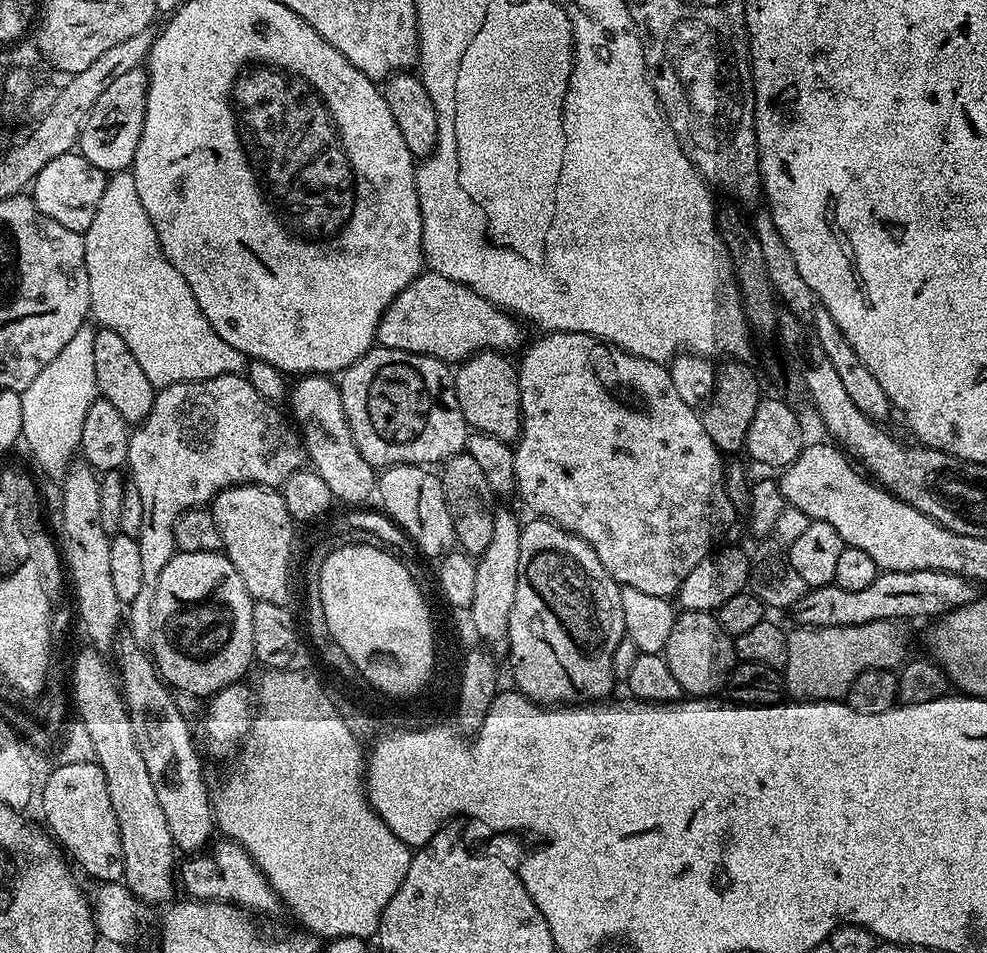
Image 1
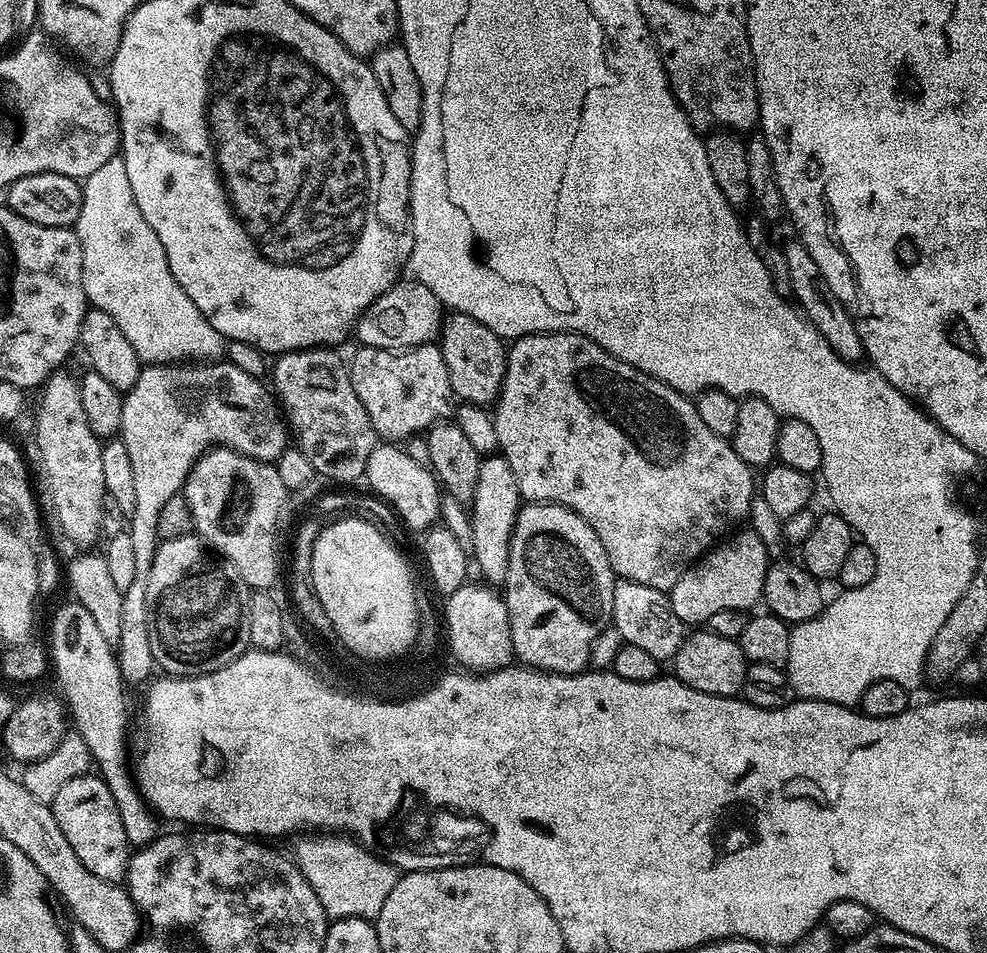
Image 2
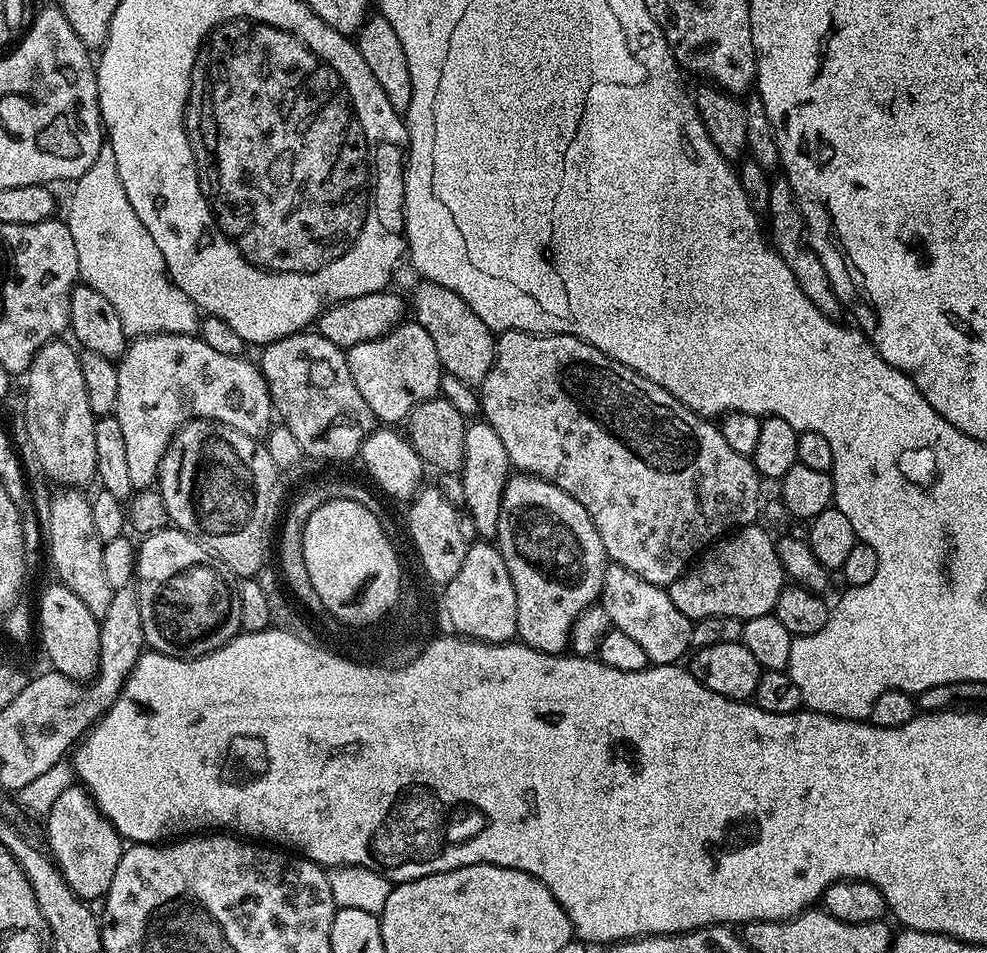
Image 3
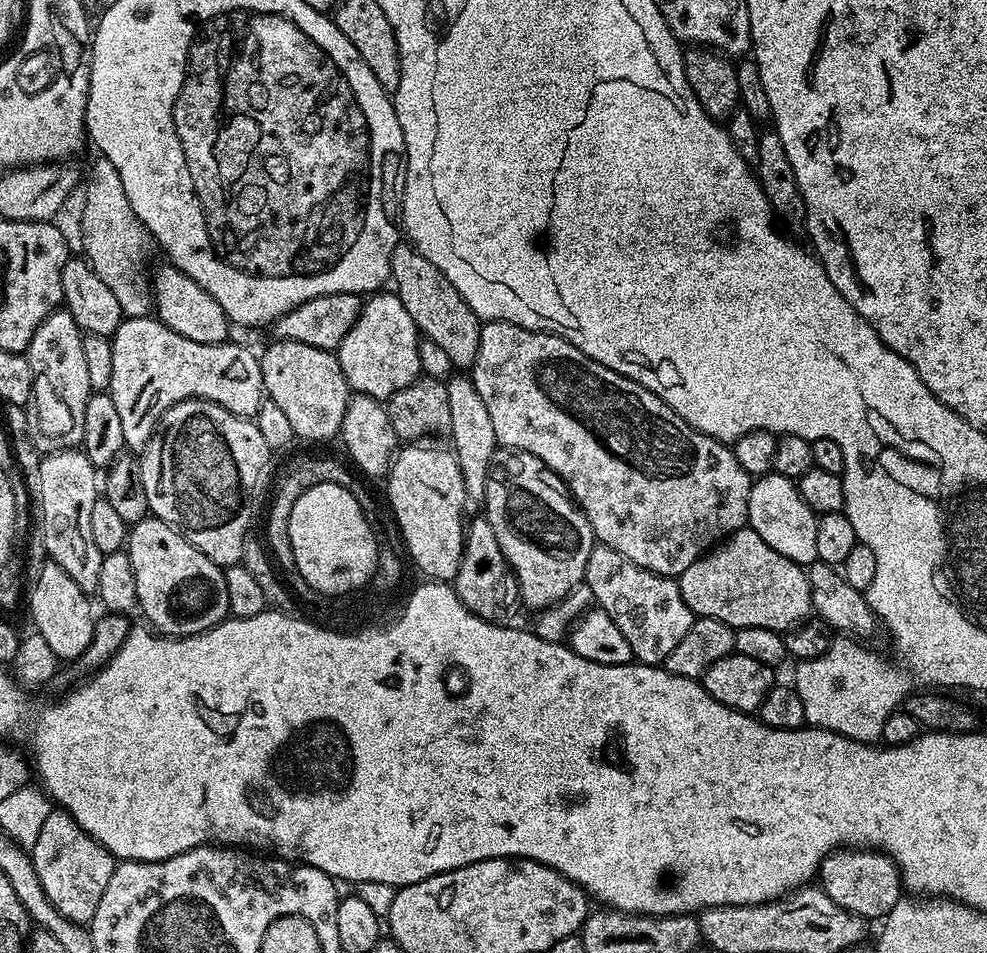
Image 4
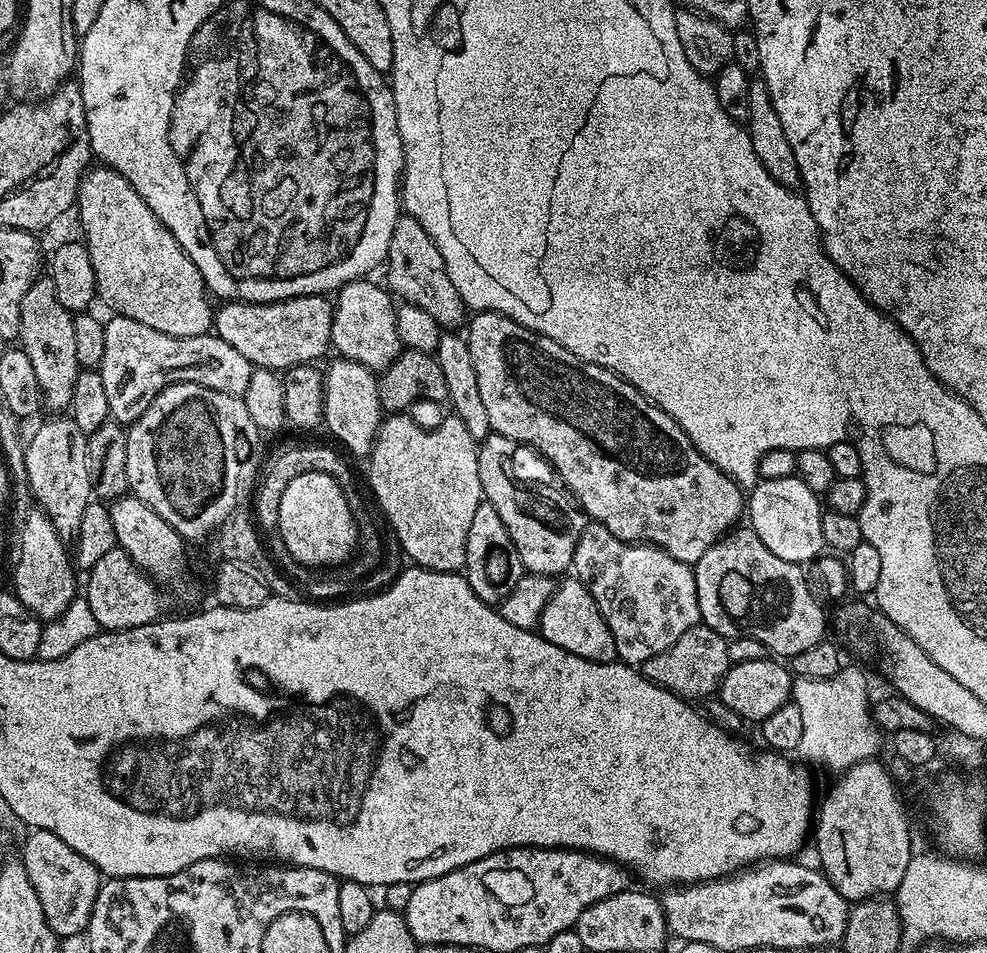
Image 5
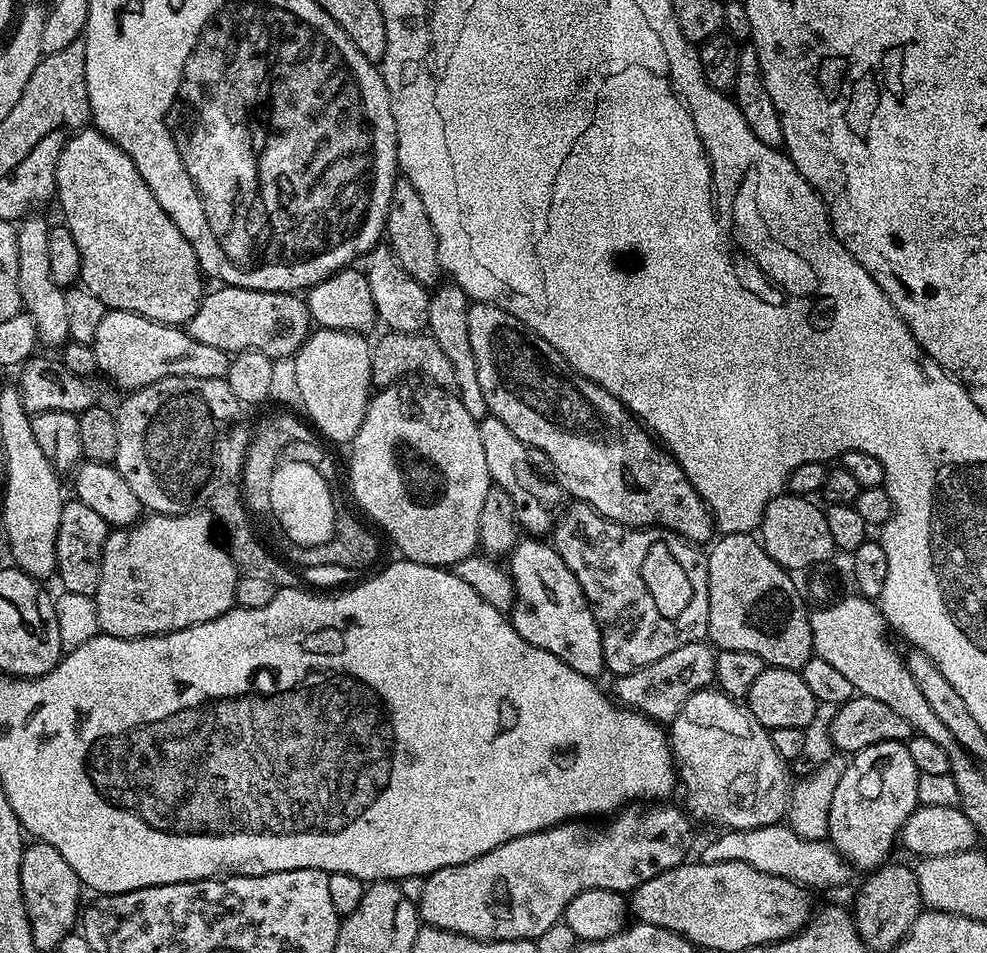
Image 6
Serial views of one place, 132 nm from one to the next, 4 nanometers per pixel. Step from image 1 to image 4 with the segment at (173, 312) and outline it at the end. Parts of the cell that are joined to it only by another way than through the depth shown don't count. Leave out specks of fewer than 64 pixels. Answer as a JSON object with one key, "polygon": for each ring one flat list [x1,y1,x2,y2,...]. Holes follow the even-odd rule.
{"polygon":[[96,158,92,164,92,177,88,180,88,189,84,192,84,209,80,212,80,228,84,231,84,252,92,269,114,290,120,309,125,317,146,316,150,312,150,292,144,289,140,281,140,272,136,269,136,260,144,256,144,225,134,214,126,190,122,190,122,178,110,161]]}

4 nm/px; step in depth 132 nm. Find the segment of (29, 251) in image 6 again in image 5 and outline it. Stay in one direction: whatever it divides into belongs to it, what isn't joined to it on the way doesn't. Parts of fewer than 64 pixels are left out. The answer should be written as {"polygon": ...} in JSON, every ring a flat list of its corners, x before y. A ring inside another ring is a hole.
{"polygon":[[47,274,41,275,30,286,30,290,26,290,20,311,18,347,34,365,42,400,47,407,49,404,52,408,67,409,71,405,74,382,82,370,77,357,72,318,73,313,68,312,62,302,58,302,58,294,54,294,54,282]]}

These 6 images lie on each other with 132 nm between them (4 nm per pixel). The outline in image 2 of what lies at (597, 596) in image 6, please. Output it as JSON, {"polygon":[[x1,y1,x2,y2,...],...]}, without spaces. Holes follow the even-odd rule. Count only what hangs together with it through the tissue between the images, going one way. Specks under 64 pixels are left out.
{"polygon":[[617,579,614,586,611,627,622,634,626,644,639,646,661,662,671,661,678,654,686,635,686,626,678,614,674,614,669,593,654,590,654,586,642,586,642,582,621,579]]}

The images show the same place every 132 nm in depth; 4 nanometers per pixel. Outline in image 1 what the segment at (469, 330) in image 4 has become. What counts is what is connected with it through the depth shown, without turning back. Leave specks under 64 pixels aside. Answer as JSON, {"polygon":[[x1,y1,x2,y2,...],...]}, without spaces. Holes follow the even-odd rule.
{"polygon":[[475,352,455,369,454,383,458,406,462,406,469,429,515,442,520,439,520,391,517,365,513,361,511,364,508,359,503,352]]}

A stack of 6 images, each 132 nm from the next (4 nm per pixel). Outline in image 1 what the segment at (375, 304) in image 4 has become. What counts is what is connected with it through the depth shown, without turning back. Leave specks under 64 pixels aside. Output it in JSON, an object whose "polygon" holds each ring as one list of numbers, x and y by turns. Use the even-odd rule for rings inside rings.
{"polygon":[[373,346,369,348,368,352,362,358,358,358,349,366,349,368,345,368,343,372,339,373,338,385,342,406,344,407,346,418,349,422,350,434,353,435,353,441,357,444,357,448,361,452,362,458,371,464,374,469,383,470,385,468,393,468,395,464,436,466,441,462,448,460,454,454,465,451,470,429,466,422,466,418,462,414,462,406,458,406,458,394,456,393,453,369,449,367,445,361,434,358,433,356,423,356,417,352,403,352,402,350,394,350,393,348]]}

